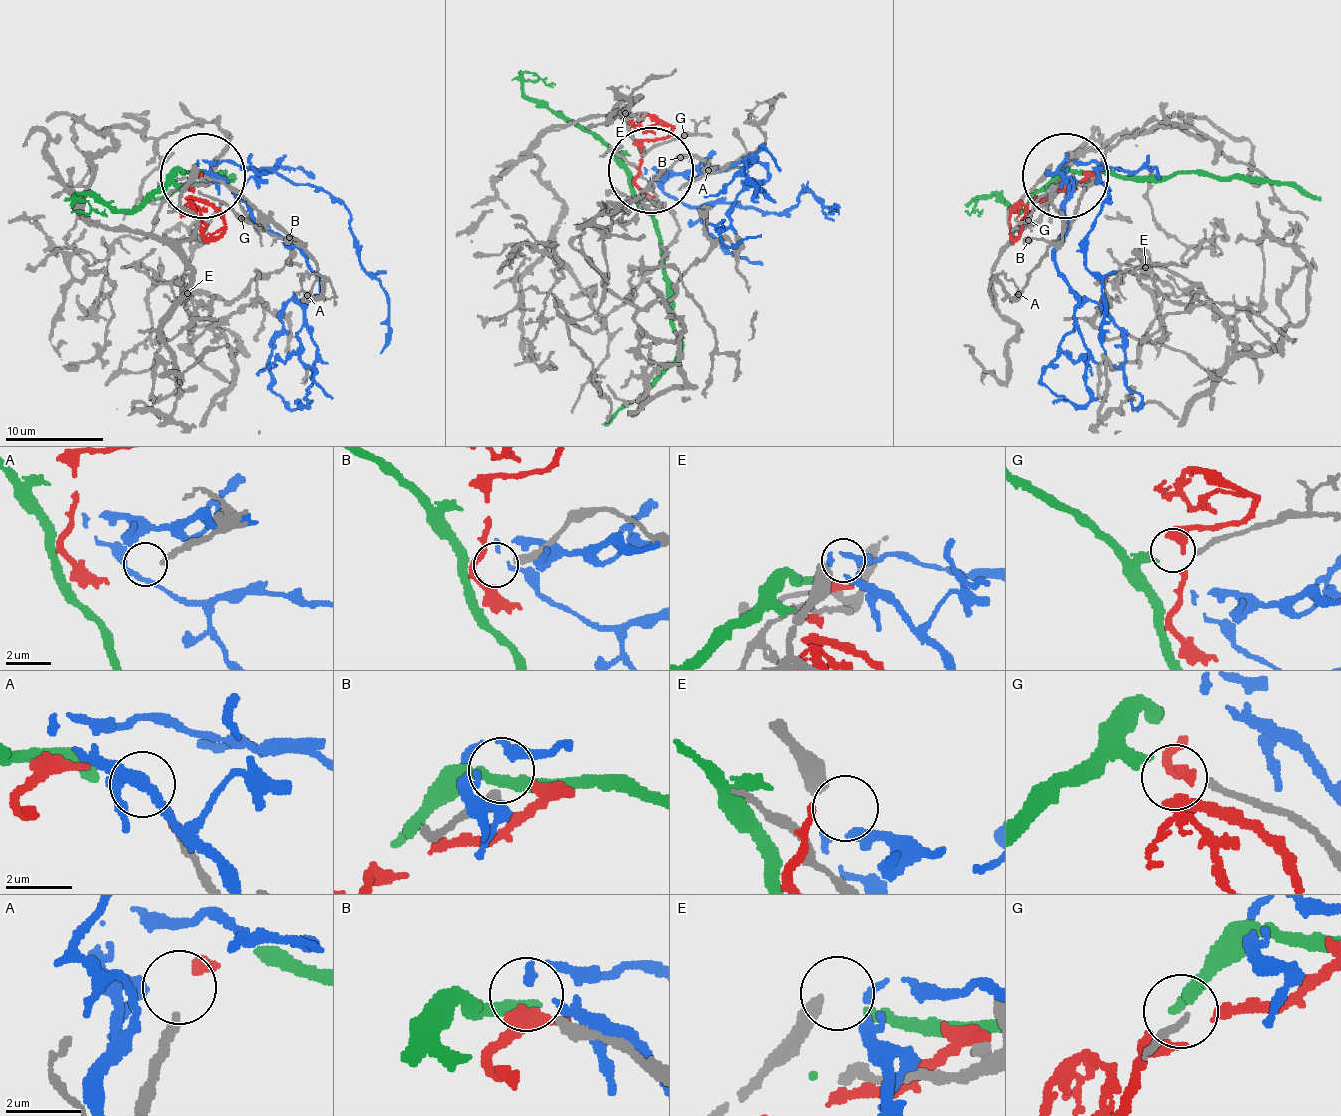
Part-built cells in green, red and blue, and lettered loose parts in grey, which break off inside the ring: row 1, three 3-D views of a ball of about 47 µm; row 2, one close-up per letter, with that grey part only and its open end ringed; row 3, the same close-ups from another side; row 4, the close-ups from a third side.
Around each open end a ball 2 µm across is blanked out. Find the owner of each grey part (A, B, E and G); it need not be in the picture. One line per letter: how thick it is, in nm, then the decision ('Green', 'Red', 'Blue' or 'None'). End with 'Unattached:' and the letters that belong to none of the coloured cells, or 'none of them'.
A: Thickness 240 nm. None
B: Thickness 340 nm. None
E: Thickness 440 nm. Blue
G: Thickness 190 nm. Green
Unattached: A, B

